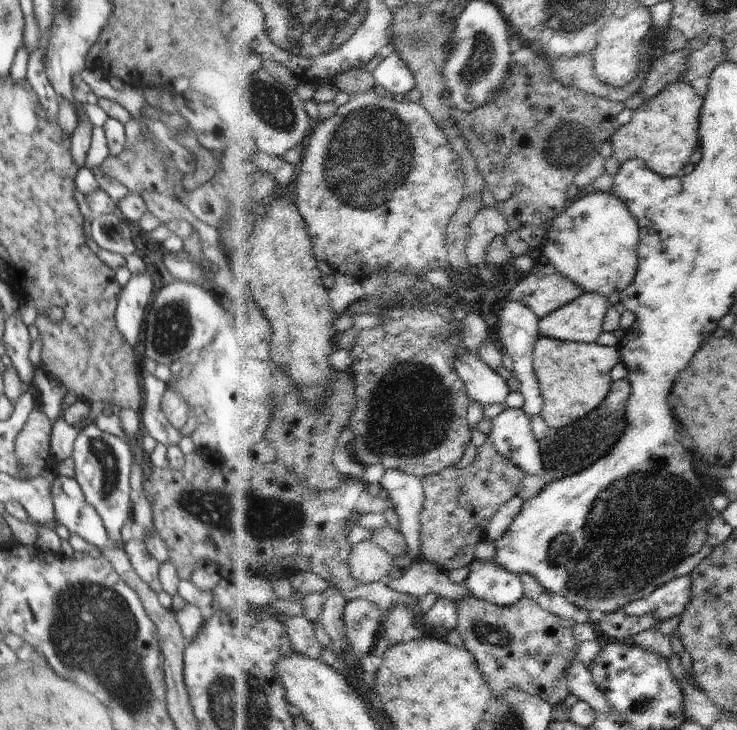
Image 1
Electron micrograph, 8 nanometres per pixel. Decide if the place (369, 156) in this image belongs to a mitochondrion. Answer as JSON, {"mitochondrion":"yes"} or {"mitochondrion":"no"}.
{"mitochondrion":"yes"}

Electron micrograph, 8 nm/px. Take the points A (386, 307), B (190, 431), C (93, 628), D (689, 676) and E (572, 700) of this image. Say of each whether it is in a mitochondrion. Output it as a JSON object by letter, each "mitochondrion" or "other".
{"A":"other","B":"other","C":"mitochondrion","D":"other","E":"other"}

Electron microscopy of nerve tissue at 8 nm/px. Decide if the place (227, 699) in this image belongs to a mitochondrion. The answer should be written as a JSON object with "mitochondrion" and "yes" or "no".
{"mitochondrion":"yes"}

